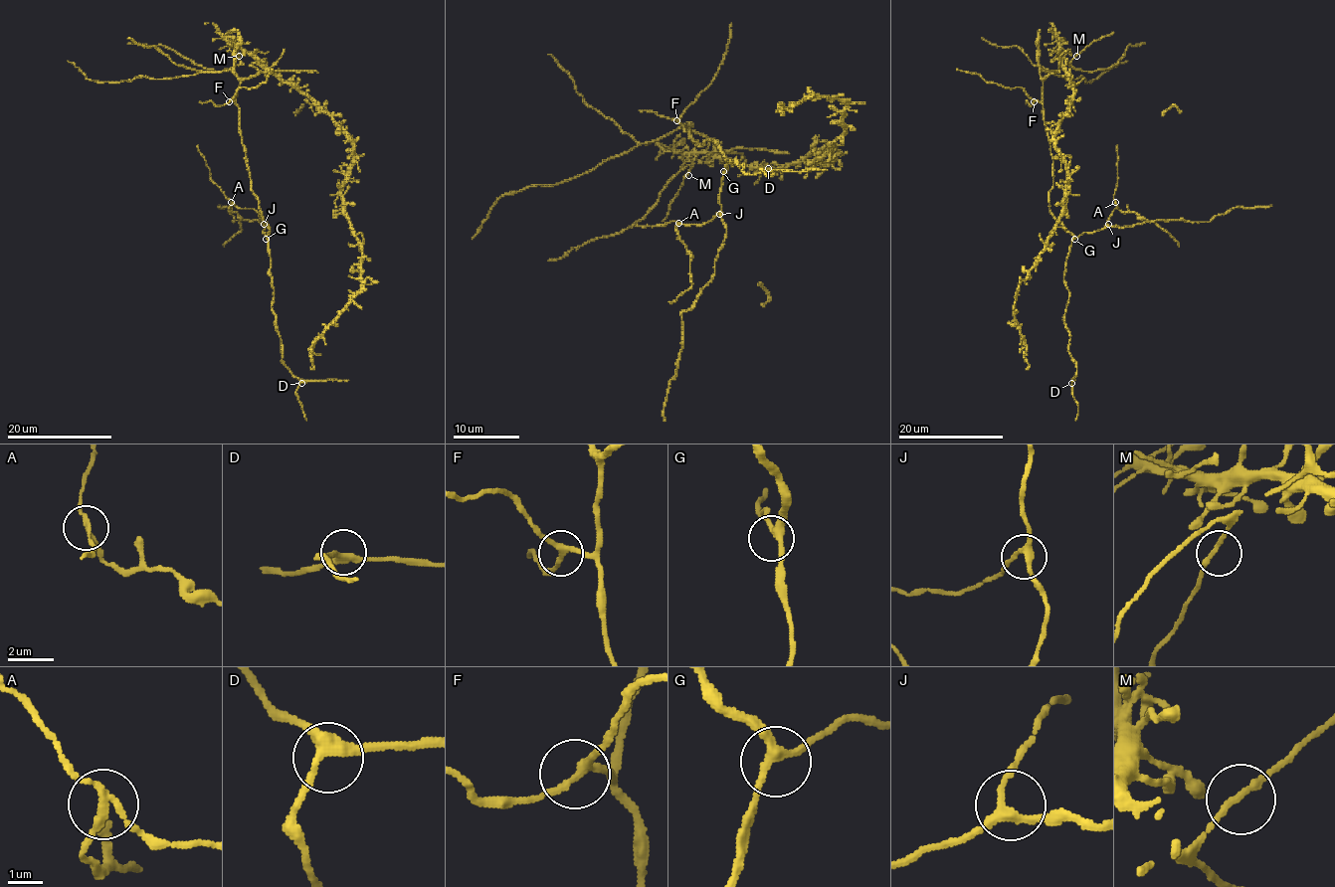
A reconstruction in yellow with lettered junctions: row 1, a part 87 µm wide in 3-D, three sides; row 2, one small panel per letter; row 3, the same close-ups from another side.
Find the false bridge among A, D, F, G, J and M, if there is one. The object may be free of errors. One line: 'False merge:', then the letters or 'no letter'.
False merge: A

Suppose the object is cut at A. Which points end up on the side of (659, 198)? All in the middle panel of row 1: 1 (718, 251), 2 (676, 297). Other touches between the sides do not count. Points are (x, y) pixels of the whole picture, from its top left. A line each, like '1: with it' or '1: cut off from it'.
1: with it
2: cut off from it

